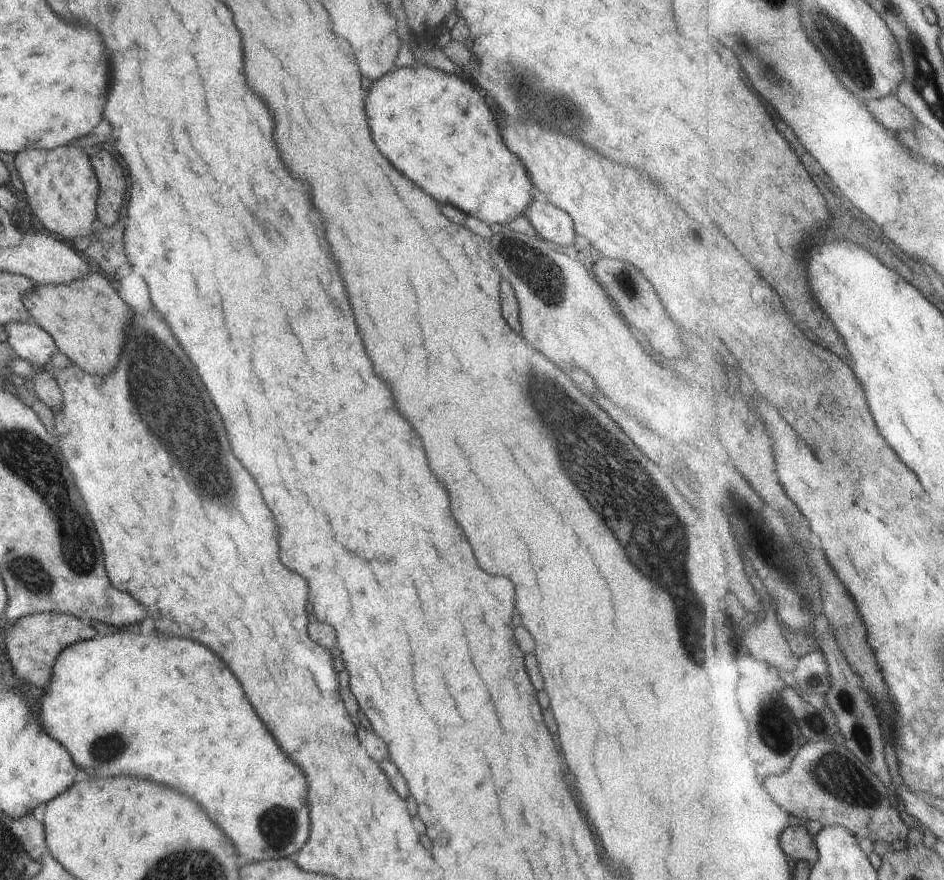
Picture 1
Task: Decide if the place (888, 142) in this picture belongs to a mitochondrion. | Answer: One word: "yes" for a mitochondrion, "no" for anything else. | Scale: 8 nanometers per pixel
no

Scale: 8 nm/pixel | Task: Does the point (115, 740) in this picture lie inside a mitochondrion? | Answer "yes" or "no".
yes

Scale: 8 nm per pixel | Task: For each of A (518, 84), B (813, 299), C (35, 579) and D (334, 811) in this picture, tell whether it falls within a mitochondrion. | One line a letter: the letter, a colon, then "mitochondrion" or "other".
A: mitochondrion
B: other
C: mitochondrion
D: other

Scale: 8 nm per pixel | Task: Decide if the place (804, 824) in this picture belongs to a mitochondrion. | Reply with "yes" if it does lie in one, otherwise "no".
no

